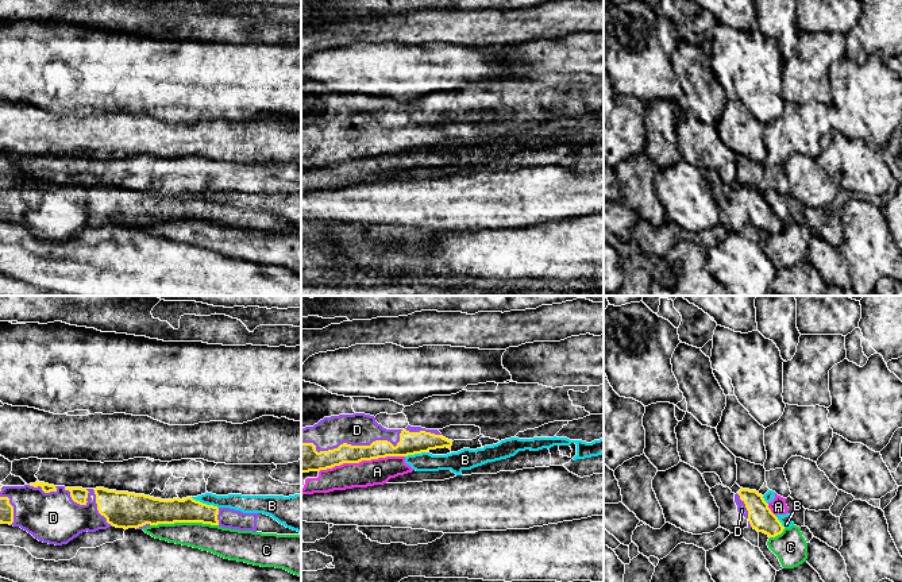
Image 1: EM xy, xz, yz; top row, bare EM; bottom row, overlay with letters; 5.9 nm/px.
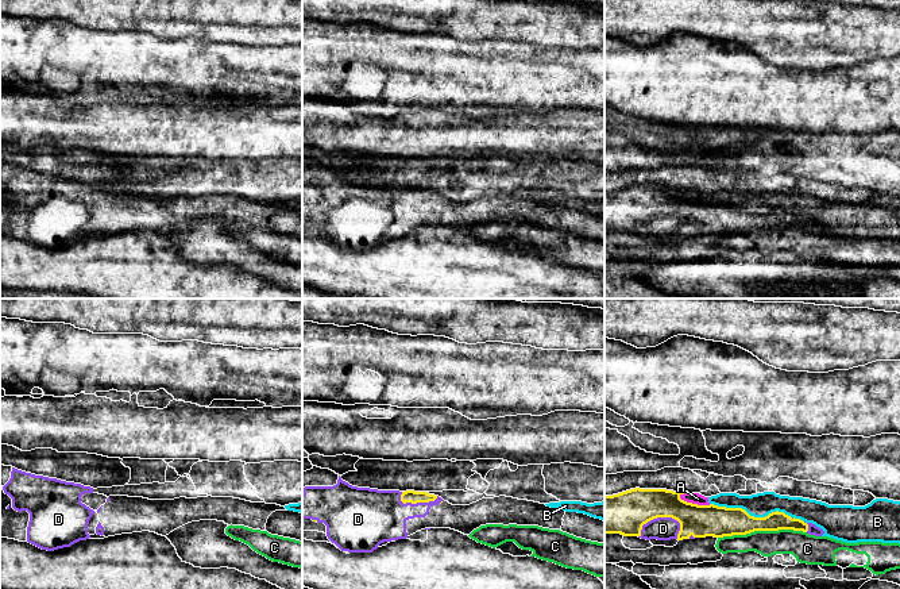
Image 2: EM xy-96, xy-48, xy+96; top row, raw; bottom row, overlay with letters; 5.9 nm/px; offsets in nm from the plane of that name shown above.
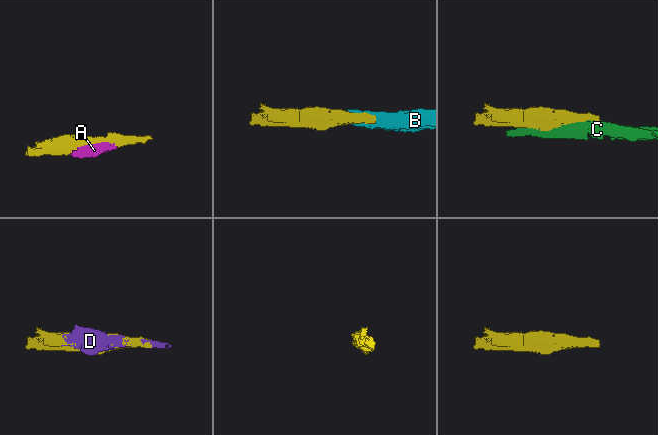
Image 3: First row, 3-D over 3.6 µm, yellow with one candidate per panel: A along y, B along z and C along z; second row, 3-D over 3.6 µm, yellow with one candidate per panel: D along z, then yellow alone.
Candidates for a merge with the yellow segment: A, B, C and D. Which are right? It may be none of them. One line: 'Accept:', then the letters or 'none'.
Accept: D

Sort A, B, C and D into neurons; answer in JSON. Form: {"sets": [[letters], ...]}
{"sets": [["A", "B"], ["C"], ["D"]]}

